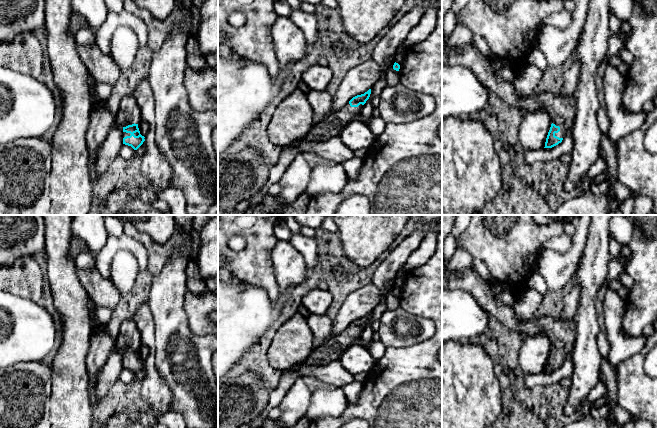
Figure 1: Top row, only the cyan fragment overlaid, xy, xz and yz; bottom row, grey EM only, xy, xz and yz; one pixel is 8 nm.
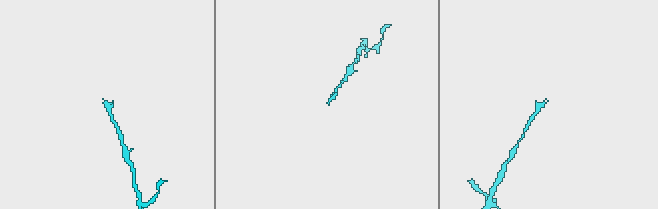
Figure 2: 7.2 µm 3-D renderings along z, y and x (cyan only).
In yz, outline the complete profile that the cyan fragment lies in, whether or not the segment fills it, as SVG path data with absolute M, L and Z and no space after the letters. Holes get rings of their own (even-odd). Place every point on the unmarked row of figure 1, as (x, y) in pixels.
M469 268L462 271L443 271L442 288L458 289L472 294L490 316L523 336L534 336L542 331L552 345L544 372L558 369L567 357L572 356L576 340L575 320L561 320L551 316L519 320L511 306L501 303L491 286Z

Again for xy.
M132 318L123 321L115 340L115 349L123 352L123 368L131 370L134 374L145 365L138 352L141 344L135 321Z

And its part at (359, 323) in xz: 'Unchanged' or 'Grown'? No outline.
Grown

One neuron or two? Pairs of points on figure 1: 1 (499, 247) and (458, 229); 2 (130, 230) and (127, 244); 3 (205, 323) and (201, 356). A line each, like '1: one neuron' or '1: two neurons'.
1: two neurons
2: two neurons
3: two neurons

